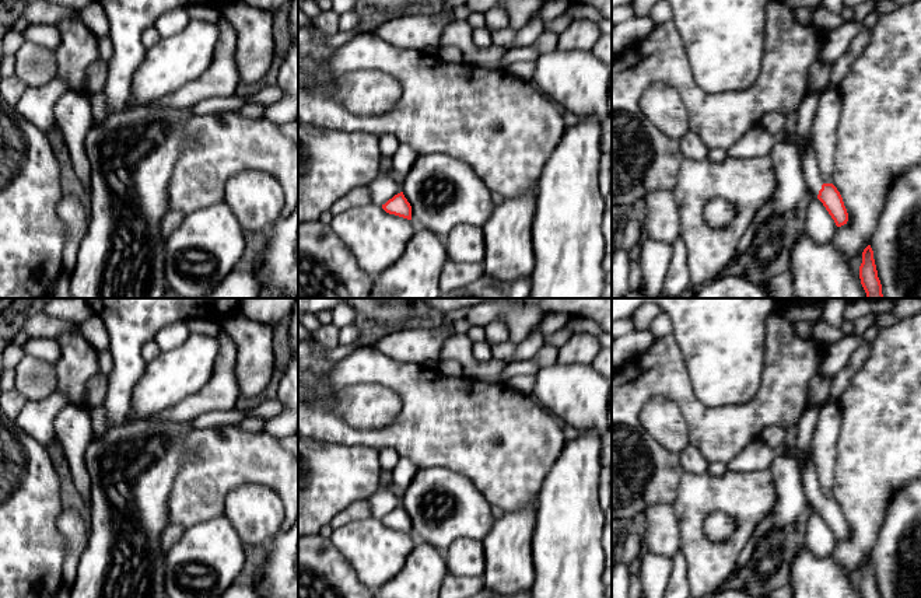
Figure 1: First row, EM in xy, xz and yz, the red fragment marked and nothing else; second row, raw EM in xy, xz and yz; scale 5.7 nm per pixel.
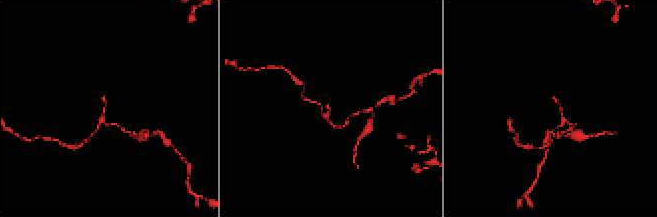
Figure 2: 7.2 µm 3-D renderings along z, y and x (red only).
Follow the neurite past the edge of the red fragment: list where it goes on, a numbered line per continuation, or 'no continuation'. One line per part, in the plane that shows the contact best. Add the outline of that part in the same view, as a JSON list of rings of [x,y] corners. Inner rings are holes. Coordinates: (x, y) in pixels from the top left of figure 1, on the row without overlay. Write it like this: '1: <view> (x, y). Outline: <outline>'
1: yz (813, 495). Outline: [[[808,458],[801,466],[802,486],[812,511],[817,511],[823,493],[819,486],[817,469],[813,458]]]

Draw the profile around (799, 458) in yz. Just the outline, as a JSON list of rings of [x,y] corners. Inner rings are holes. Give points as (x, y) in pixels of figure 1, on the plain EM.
[[[784,444],[775,448],[775,454],[792,458],[798,466],[801,466],[808,458],[813,458],[813,454],[803,455],[796,448],[788,448]]]

